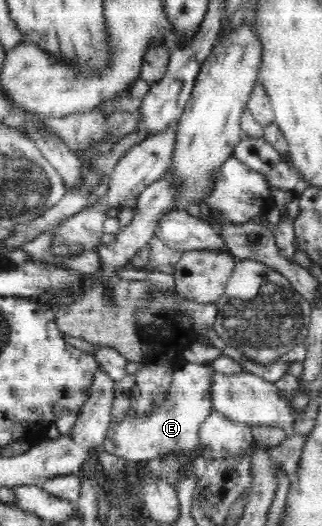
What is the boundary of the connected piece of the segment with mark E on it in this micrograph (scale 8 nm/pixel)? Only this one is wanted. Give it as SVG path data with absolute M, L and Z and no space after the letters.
M188 362L180 370L173 371L171 387L163 404L152 410L151 414L140 417L139 414L128 412L123 420L110 422L100 448L132 463L158 459L172 453L194 453L200 448L201 423L214 410L210 401L211 371L210 365Z

